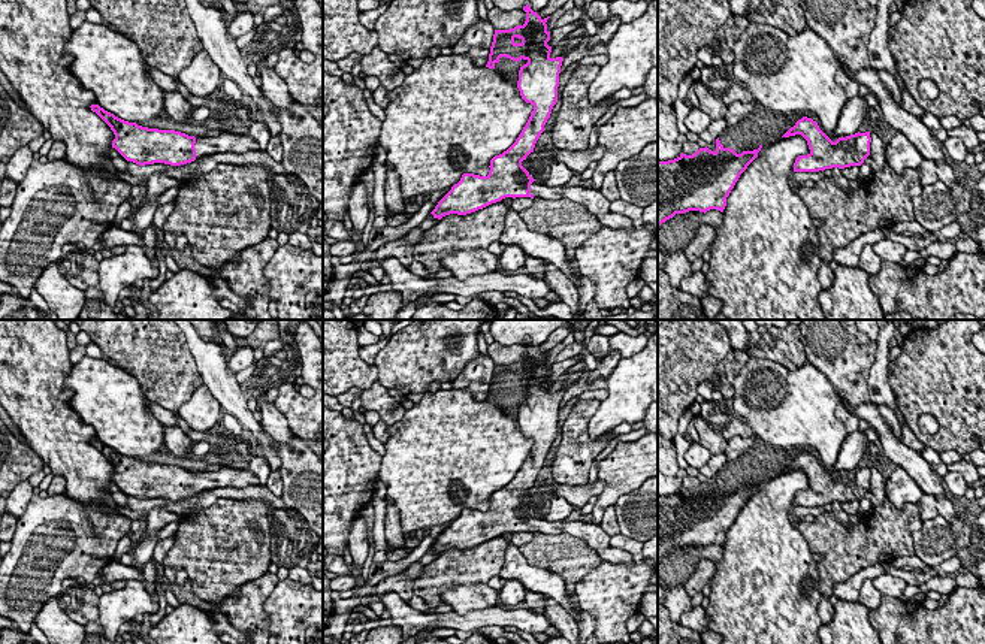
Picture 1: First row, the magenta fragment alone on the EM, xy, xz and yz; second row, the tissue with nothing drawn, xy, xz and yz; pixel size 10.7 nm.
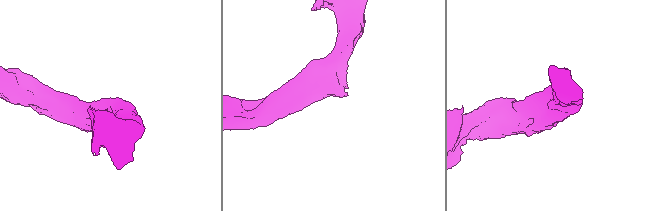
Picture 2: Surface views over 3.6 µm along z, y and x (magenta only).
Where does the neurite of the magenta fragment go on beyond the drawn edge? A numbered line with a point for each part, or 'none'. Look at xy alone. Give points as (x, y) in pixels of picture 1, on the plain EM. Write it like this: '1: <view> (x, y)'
1: xy (224, 477)

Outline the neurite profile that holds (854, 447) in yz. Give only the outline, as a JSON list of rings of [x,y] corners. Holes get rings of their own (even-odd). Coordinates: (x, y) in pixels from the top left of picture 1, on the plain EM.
[[[862,430],[849,433],[840,447],[840,454],[834,465],[834,471],[839,474],[858,468],[859,460],[867,453],[868,445],[870,441]]]

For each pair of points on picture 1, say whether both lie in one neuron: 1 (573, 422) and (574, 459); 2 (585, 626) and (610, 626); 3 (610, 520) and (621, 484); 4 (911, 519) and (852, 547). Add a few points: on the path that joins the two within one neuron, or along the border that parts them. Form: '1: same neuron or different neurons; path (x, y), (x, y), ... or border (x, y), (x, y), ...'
1: same neuron; path (574, 431), (574, 450)
2: different neurons; border (580, 608), (595, 619), (595, 628)
3: different neurons; border (613, 504), (606, 508), (600, 525)
4: same neuron; path (896, 528), (867, 543)

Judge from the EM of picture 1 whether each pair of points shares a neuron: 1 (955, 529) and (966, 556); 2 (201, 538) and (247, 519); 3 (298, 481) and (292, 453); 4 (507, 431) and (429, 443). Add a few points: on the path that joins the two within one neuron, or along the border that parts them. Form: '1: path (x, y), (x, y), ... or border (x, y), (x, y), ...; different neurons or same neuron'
1: border (969, 543), (955, 555); different neurons
2: path (212, 538), (227, 538), (235, 531); same neuron
3: path (298, 474), (298, 460); same neuron
4: path (488, 443), (449, 443); same neuron

